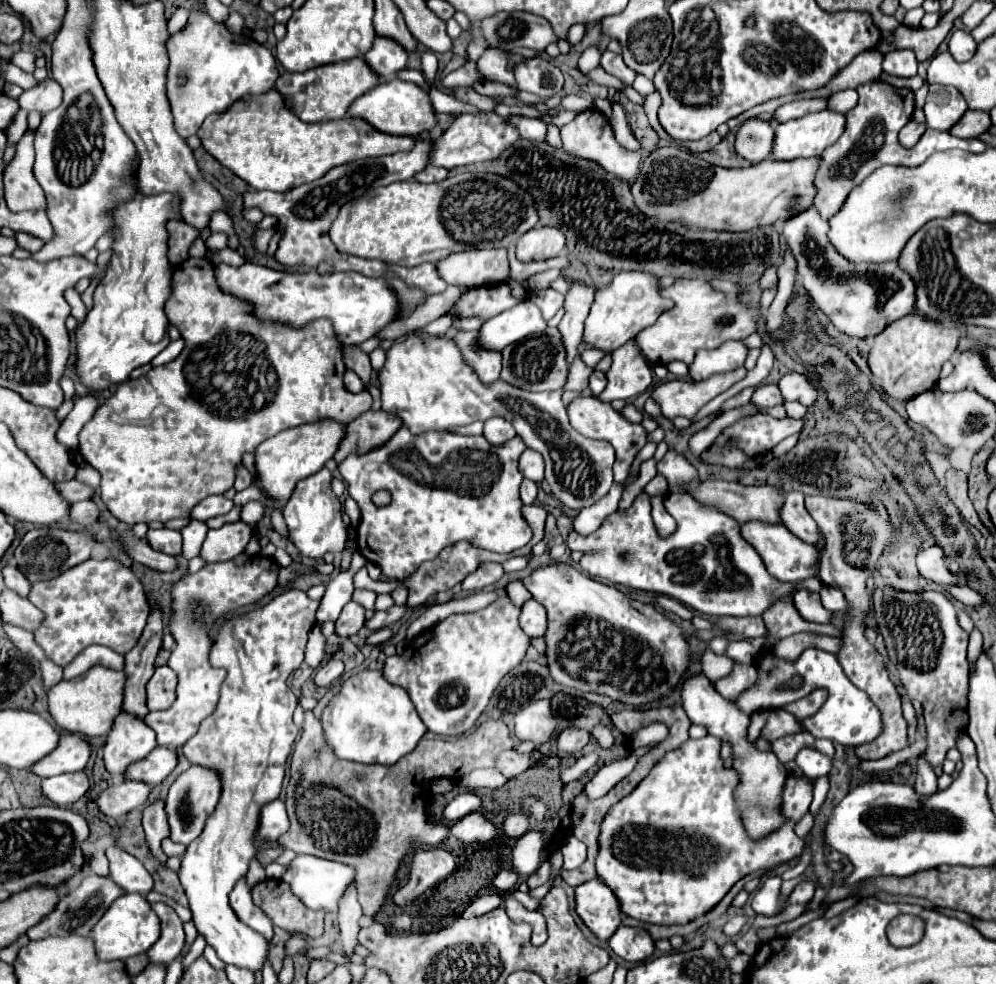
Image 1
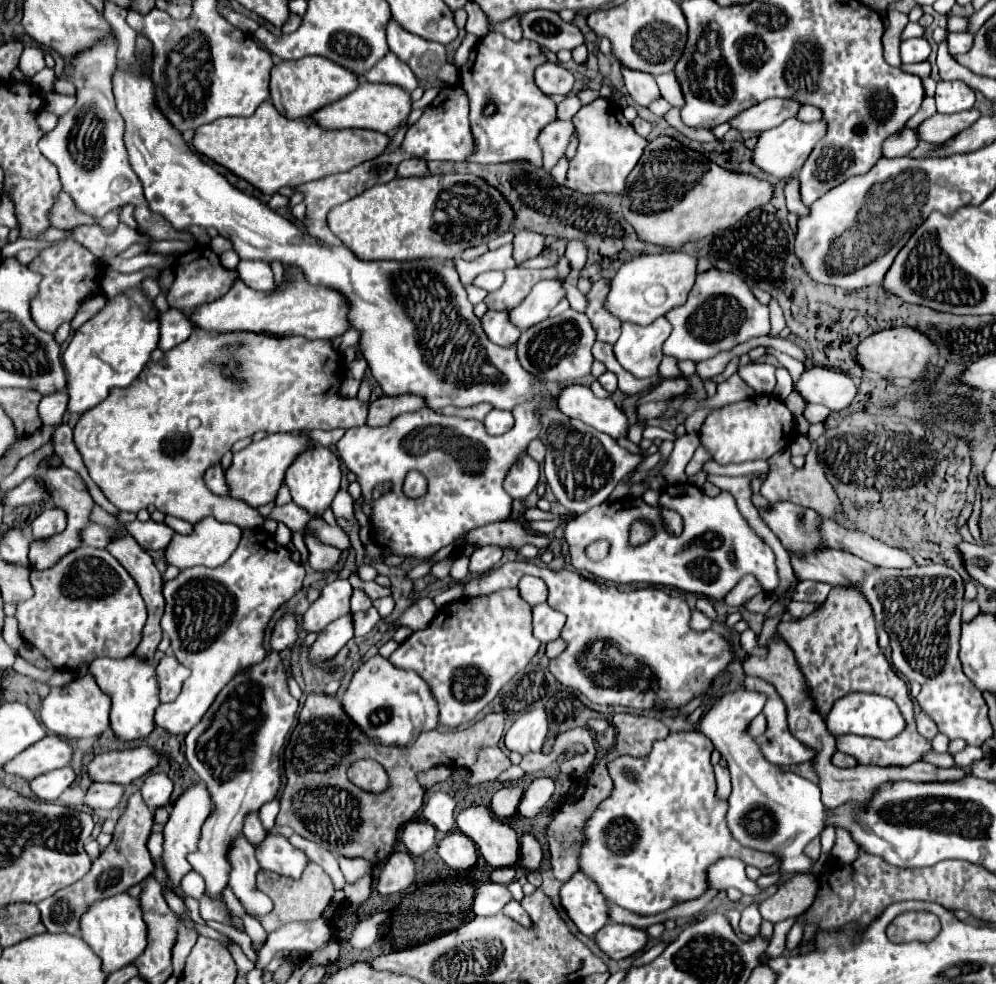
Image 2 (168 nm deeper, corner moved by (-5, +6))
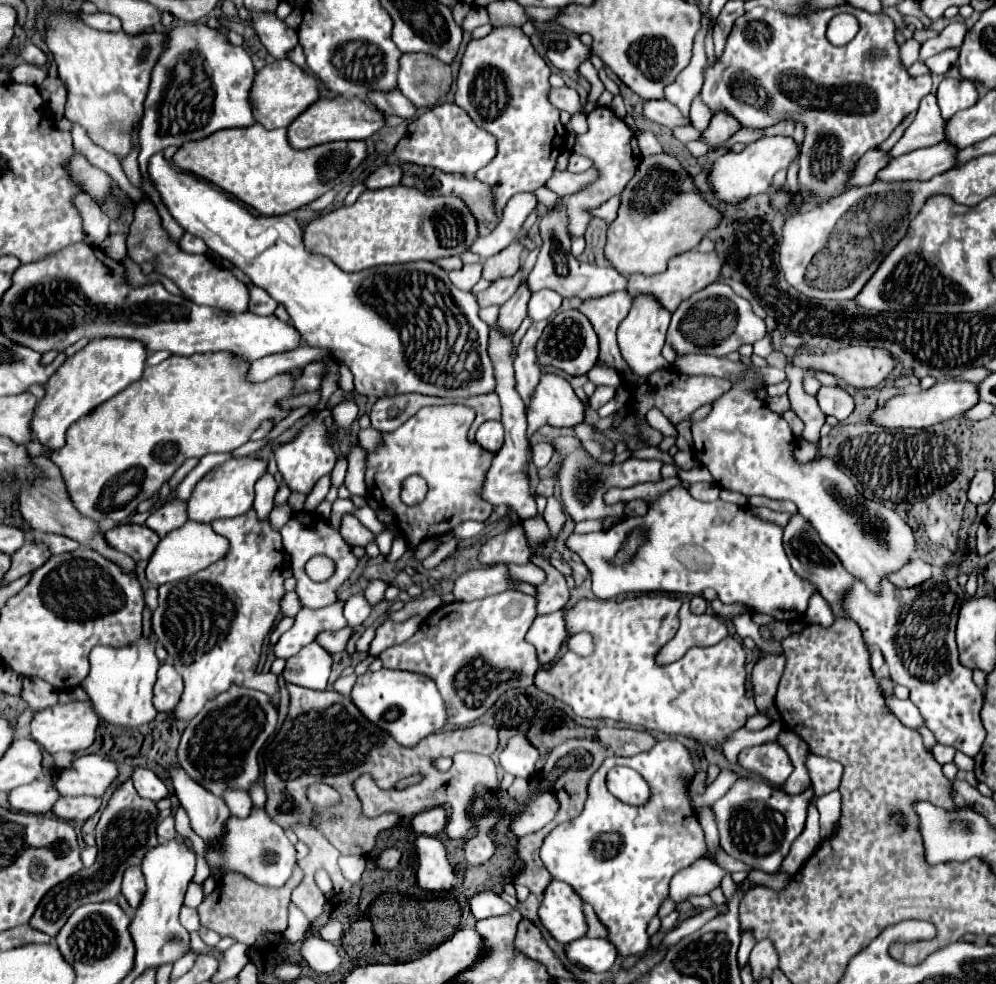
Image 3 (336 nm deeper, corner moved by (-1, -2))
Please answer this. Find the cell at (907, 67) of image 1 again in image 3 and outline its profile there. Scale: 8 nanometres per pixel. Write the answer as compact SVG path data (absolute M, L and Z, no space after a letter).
M950 22L936 38L926 40L920 46L920 62L924 62L926 58L930 58L946 48L960 48L966 32L968 32L968 26L964 22Z

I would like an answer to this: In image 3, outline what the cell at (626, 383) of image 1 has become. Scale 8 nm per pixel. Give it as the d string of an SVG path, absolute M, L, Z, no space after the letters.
M638 296L632 302L628 316L618 326L618 346L620 346L622 358L626 360L634 376L646 378L656 370L670 368L670 364L662 356L668 324L670 324L670 312L664 312L656 302L652 302L652 296Z

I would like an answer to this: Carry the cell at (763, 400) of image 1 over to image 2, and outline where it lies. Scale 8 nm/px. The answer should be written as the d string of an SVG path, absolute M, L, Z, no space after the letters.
M748 362L748 364L740 364L738 366L738 376L756 392L756 394L772 394L774 386L776 386L776 378L774 378L774 370L776 366L766 364L766 362Z

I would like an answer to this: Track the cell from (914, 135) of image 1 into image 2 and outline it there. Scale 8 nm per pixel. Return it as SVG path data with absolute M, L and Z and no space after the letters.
M900 130L892 134L888 140L884 140L884 152L882 158L898 158L898 156L908 156L918 146L918 136L914 130Z

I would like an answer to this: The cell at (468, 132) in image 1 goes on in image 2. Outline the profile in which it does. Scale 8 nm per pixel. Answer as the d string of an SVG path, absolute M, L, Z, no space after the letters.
M488 34L470 50L468 62L460 66L460 86L470 100L470 124L476 138L476 152L470 162L502 164L530 162L542 166L538 144L540 130L556 120L556 104L536 88L534 68L548 58L532 40L506 40L502 34Z

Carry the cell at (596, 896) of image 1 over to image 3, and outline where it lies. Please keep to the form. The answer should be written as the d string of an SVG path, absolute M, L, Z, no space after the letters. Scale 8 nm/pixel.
M552 880L548 890L544 892L544 900L538 914L542 924L558 942L570 944L578 938L584 938L588 932L582 906L582 898L570 888L570 884Z

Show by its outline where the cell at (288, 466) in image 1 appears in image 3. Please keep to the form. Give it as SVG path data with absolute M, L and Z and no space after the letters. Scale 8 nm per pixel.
M256 456L230 458L218 468L210 470L196 486L192 498L188 500L188 518L194 522L212 522L216 518L234 518L248 512L254 504L254 484L266 474L268 460Z

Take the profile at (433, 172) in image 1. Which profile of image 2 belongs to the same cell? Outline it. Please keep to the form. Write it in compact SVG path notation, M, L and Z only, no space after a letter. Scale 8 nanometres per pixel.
M404 160L400 162L398 166L398 176L400 178L408 178L408 176L424 176L428 170L426 170L426 162L424 160Z

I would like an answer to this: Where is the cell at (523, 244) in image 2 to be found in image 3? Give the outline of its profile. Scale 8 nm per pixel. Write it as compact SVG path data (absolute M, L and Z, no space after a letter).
M514 242L508 248L504 248L502 252L490 256L484 262L482 278L498 280L498 278L504 278L504 276L514 276L516 270L520 268L520 264L522 264L524 252L526 252L526 248L520 242Z

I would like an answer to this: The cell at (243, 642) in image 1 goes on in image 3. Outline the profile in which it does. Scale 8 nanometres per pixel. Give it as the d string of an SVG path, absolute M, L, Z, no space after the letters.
M232 686L210 700L206 708L188 722L178 746L178 764L192 780L220 798L224 798L226 788L250 792L250 786L260 778L258 752L274 734L276 724L278 708L268 694L244 686Z

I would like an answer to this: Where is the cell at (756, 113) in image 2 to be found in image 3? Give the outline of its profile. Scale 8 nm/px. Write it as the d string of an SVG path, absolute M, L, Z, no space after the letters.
M720 114L720 116L714 116L710 120L710 126L708 130L704 132L704 138L706 142L710 144L718 144L718 142L726 142L734 132L738 132L742 126L736 118L728 116L728 114Z

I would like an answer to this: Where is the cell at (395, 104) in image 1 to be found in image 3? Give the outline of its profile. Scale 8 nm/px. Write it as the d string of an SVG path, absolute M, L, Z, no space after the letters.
M346 96L320 98L312 108L302 112L288 126L288 140L294 148L308 148L334 140L366 140L384 126L386 126L386 116L378 108L374 108L374 104L370 104L368 100L346 98Z

